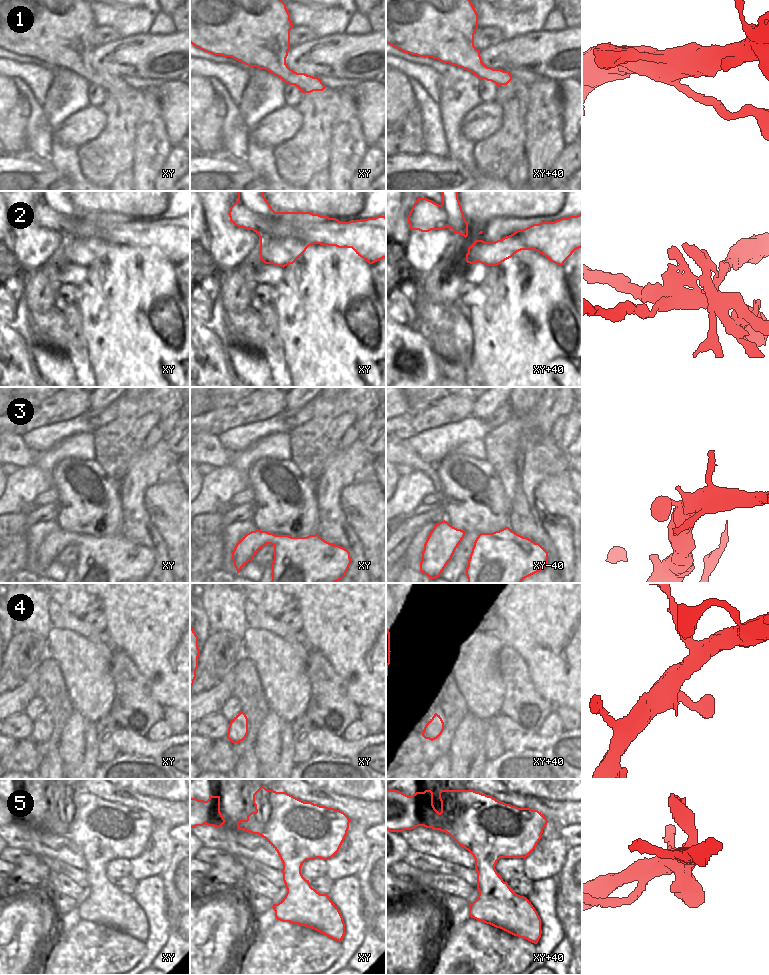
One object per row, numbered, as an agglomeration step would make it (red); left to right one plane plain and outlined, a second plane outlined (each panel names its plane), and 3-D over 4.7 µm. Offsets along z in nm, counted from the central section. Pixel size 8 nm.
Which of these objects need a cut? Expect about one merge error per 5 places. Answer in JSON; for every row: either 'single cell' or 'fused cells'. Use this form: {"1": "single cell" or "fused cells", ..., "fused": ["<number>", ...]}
{"1": "single cell", "2": "fused cells", "3": "single cell", "4": "single cell", "5": "single cell", "fused": ["2"]}

